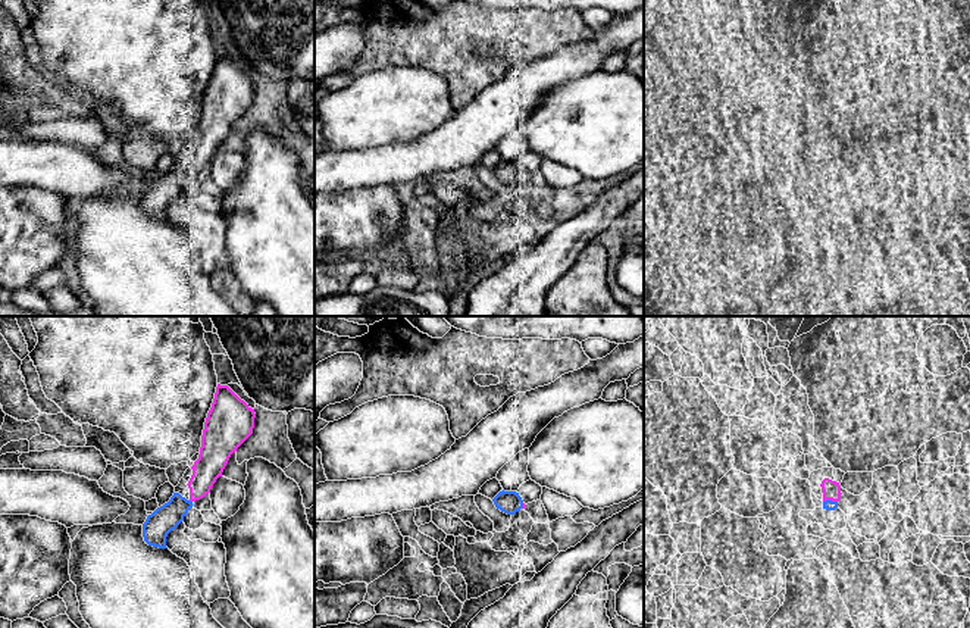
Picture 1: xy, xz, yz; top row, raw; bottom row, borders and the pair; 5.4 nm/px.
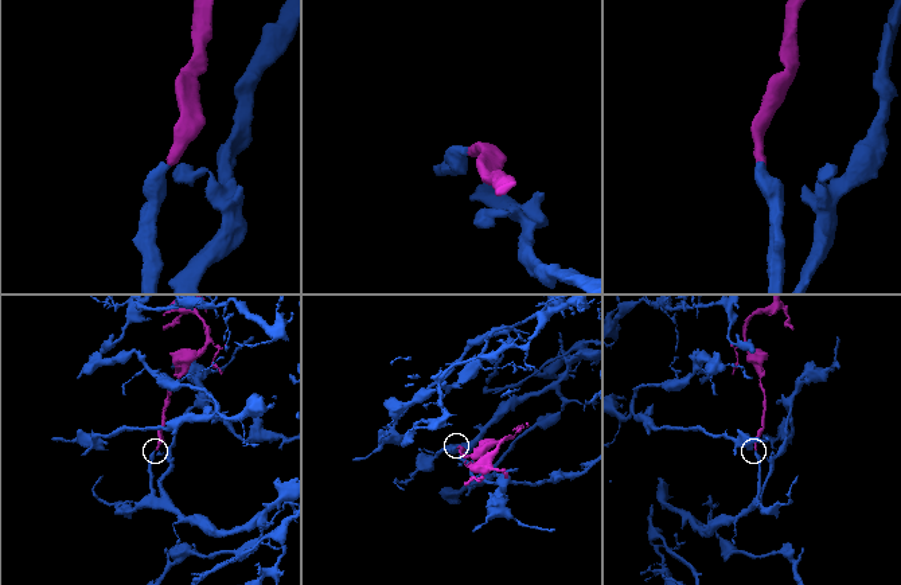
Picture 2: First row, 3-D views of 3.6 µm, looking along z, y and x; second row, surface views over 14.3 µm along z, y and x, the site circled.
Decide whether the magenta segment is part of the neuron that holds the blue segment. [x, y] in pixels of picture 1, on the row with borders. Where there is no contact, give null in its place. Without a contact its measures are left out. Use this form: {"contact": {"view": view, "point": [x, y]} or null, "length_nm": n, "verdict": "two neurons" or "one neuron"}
{"contact": {"view": "xy", "point": [188, 500]}, "length_nm": 30, "verdict": "one neuron"}

